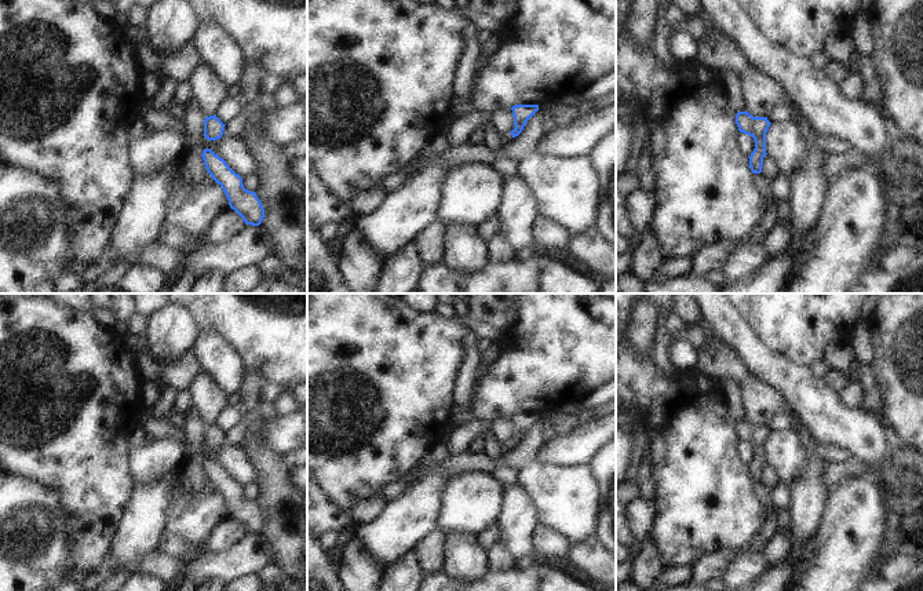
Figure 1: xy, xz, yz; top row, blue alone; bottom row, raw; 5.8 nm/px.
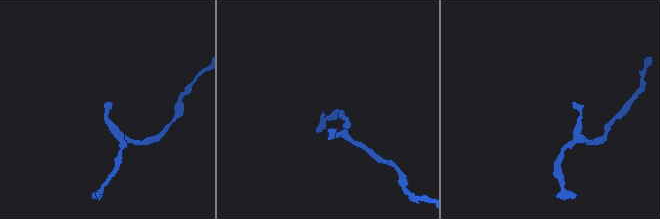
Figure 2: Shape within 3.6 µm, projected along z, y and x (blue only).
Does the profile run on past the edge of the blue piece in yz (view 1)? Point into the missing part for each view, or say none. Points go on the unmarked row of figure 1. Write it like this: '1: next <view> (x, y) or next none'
1: next none

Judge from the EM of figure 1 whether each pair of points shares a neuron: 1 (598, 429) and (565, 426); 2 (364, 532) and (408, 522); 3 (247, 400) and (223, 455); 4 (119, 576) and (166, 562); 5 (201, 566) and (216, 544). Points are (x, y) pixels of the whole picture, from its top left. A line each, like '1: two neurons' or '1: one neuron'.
1: two neurons
2: one neuron
3: two neurons
4: one neuron
5: two neurons

